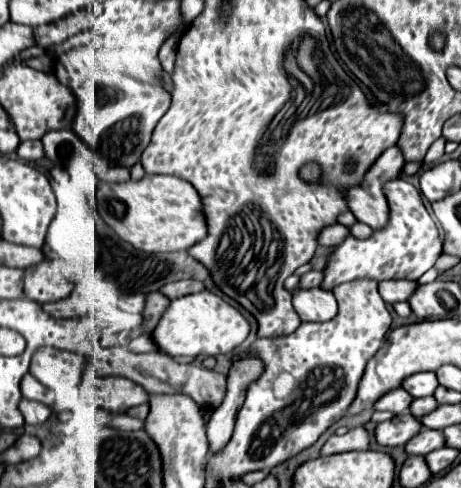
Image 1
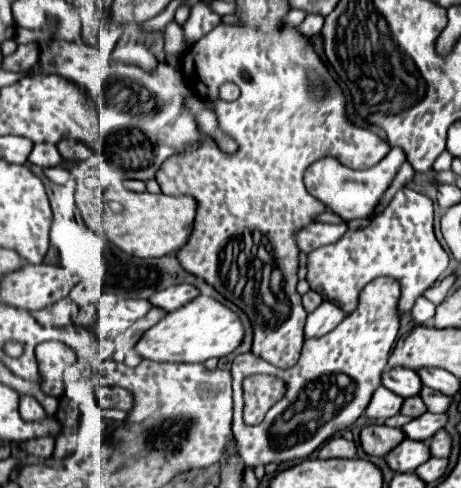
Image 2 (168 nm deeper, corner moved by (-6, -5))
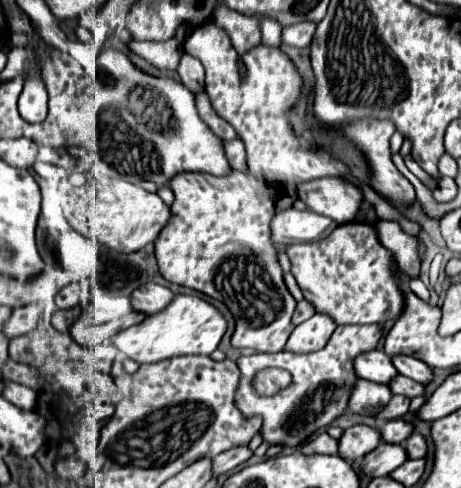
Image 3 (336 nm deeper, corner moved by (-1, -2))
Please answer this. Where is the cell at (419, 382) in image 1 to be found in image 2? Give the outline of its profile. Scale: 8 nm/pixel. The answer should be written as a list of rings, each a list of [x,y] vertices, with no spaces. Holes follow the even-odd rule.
[[[392,368],[382,372],[382,386],[386,386],[388,390],[396,392],[402,398],[408,398],[408,396],[418,396],[422,382],[418,374],[410,368]]]

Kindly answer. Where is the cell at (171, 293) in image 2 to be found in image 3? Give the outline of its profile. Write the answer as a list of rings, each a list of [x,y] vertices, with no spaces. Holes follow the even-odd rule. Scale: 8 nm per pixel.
[[[145,283],[139,289],[133,291],[131,295],[131,303],[135,311],[141,311],[145,315],[153,315],[159,313],[161,309],[165,309],[169,305],[169,301],[173,301],[173,291],[157,285],[157,283]]]

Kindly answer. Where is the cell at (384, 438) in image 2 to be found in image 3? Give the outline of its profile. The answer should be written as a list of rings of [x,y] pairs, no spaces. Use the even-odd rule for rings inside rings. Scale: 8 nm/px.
[[[353,425],[345,429],[339,439],[339,455],[347,461],[355,461],[371,453],[381,443],[381,433],[369,425]]]

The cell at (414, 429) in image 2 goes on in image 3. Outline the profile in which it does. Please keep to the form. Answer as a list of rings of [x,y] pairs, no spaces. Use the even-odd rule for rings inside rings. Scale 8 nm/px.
[[[395,419],[395,421],[387,421],[387,425],[381,429],[383,441],[387,443],[405,443],[405,439],[415,431],[415,427],[403,419]]]

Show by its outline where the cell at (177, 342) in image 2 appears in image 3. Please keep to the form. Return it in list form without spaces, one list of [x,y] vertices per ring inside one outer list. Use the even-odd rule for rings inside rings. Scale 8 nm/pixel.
[[[177,295],[163,311],[115,335],[113,345],[137,363],[157,363],[177,355],[211,355],[227,331],[227,319],[197,295]]]

